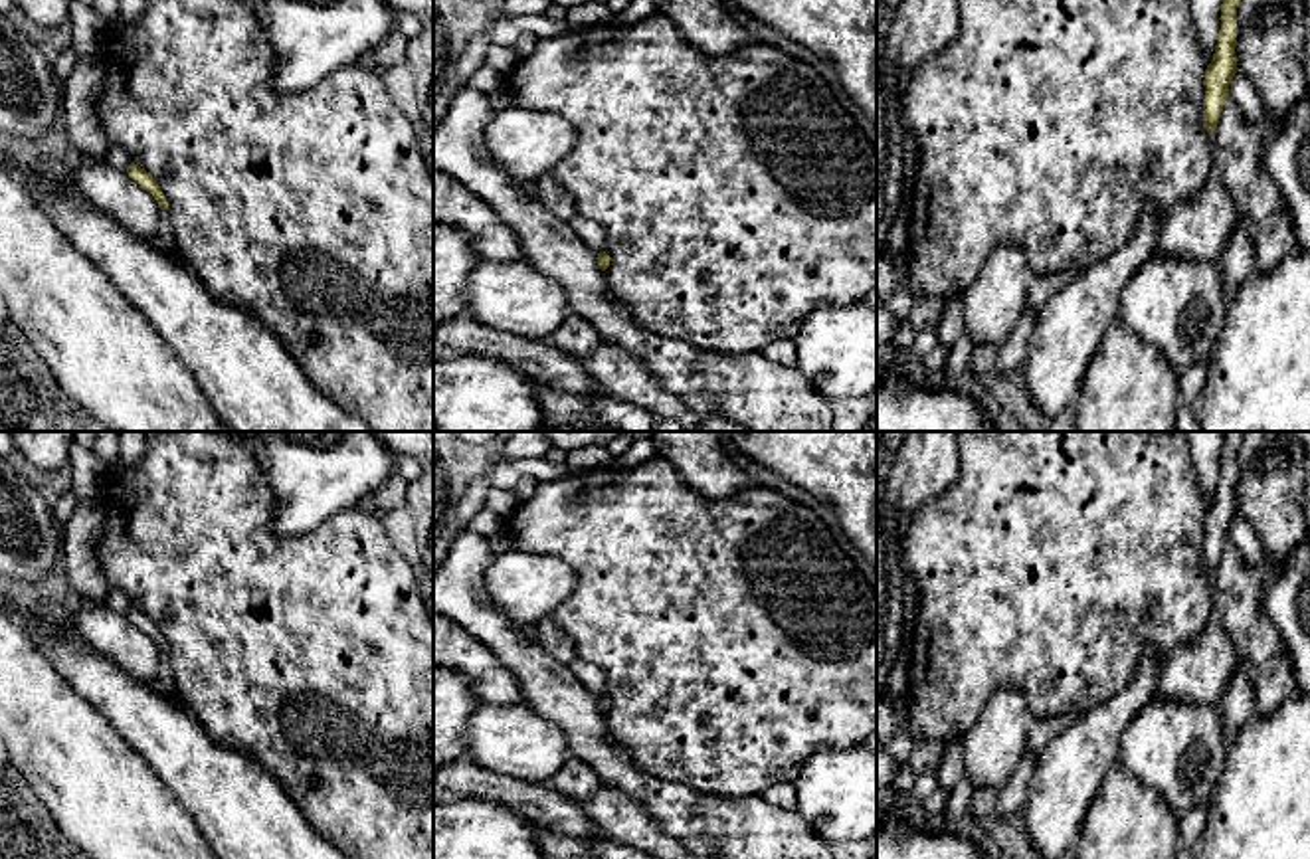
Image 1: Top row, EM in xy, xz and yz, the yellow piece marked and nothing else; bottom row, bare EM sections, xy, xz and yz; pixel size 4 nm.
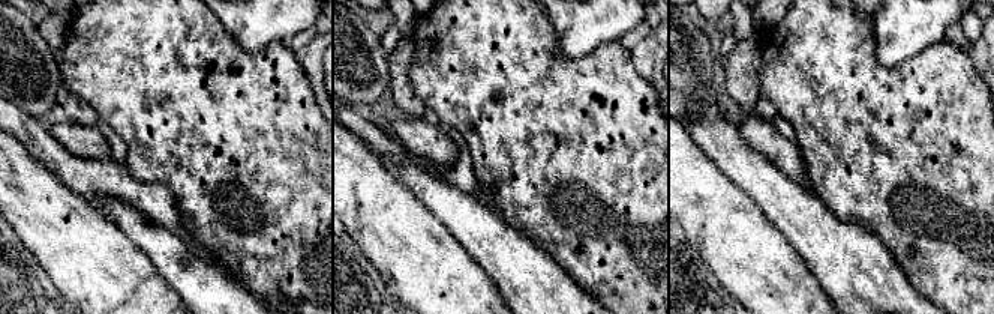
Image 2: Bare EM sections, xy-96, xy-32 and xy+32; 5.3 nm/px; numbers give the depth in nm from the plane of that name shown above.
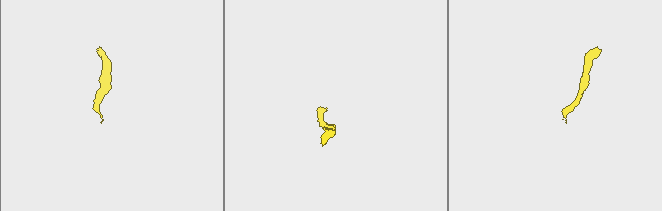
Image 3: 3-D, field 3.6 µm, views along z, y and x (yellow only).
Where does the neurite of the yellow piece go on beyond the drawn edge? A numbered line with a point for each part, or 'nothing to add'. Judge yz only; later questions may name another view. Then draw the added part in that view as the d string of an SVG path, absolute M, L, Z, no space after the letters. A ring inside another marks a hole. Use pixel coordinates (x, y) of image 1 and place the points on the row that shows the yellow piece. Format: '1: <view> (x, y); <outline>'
nothing to add

